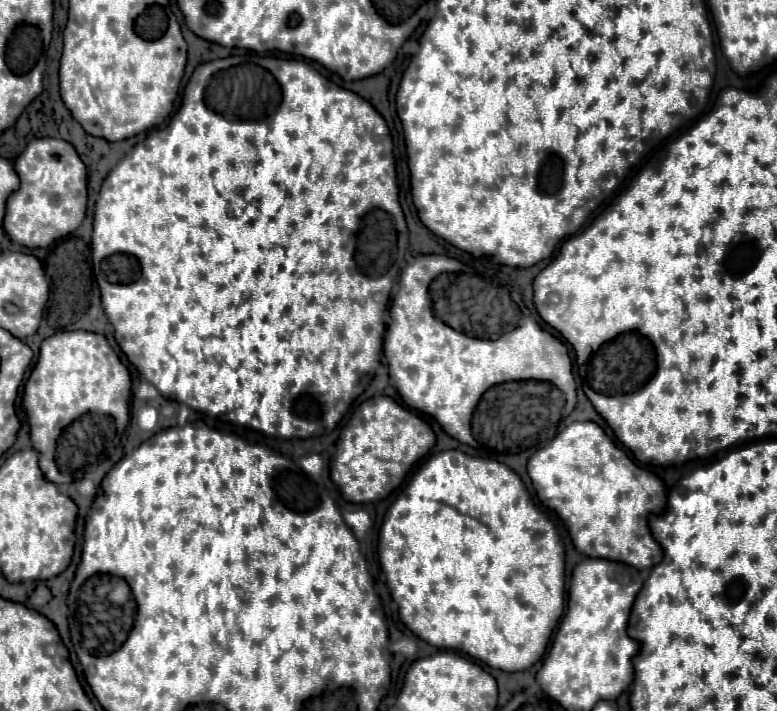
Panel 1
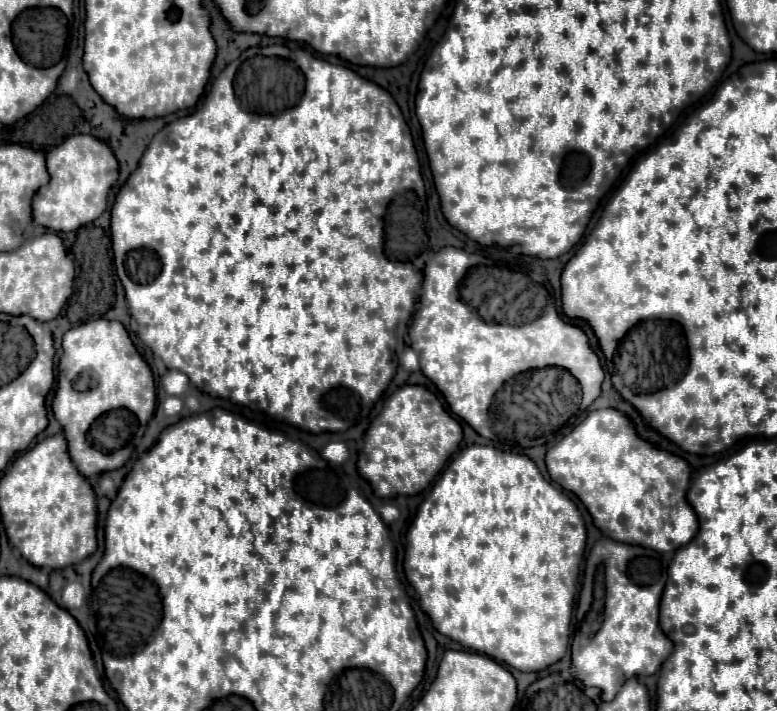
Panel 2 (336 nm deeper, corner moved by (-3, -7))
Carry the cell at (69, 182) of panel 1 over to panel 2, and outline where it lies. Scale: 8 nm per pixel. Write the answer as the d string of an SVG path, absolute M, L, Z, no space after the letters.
M72 135L48 153L48 171L50 183L32 201L34 221L52 231L76 231L104 213L108 193L118 181L118 159L104 141L92 135Z

